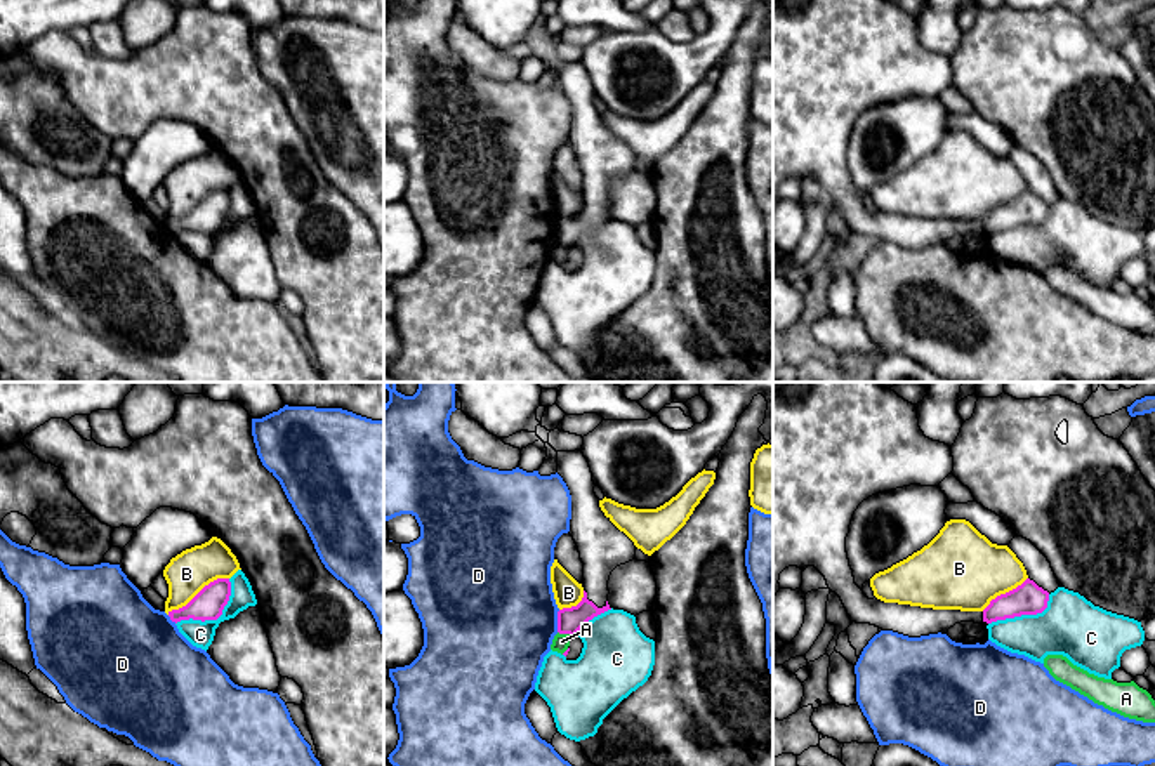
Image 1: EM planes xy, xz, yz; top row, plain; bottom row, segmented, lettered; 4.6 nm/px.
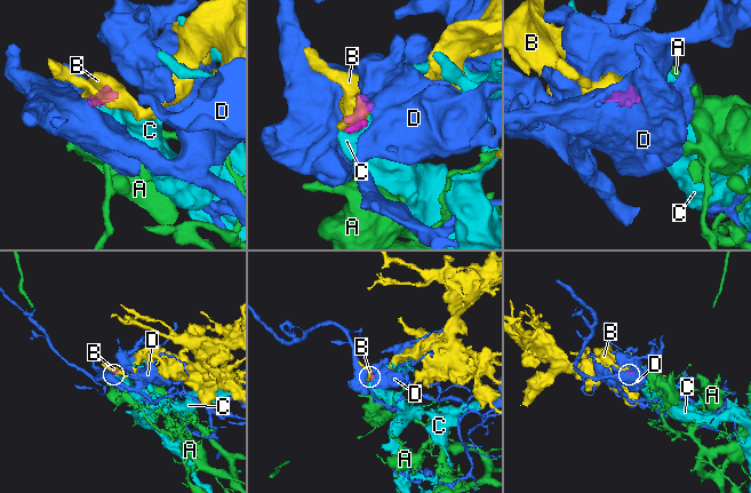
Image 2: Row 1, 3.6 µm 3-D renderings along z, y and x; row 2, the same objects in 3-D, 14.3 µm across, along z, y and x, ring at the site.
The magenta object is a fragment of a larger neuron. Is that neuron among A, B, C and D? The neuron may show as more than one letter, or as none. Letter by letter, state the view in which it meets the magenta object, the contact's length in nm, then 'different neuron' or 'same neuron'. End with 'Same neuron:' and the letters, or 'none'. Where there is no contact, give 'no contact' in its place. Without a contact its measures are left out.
A: meets magenta in xz; contact 70 nm long; different neuron
B: meets magenta in xy; contact 340 nm long; different neuron
C: meets magenta in xy; contact 340 nm long; different neuron
D: meets magenta in xz; contact 110 nm long; different neuron
Same neuron: none

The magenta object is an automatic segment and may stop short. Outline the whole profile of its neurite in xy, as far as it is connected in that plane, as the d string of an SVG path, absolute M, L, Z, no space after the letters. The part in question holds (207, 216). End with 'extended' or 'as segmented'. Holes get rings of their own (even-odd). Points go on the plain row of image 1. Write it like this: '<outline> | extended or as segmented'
M217 189L205 196L186 217L168 222L172 233L217 231L231 207L229 189Z | as segmented

